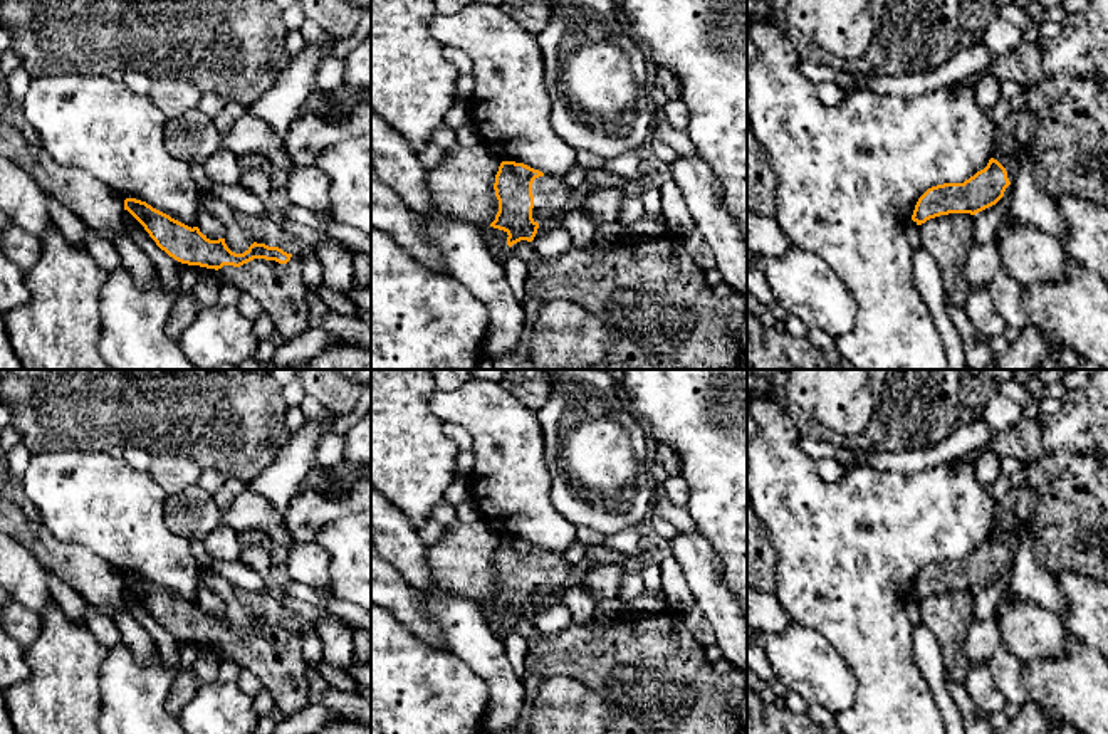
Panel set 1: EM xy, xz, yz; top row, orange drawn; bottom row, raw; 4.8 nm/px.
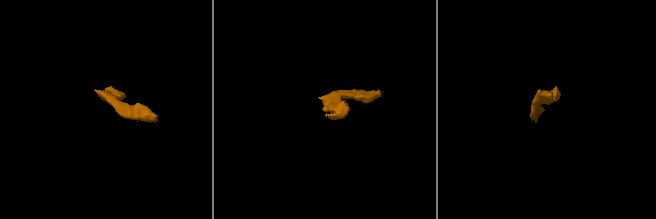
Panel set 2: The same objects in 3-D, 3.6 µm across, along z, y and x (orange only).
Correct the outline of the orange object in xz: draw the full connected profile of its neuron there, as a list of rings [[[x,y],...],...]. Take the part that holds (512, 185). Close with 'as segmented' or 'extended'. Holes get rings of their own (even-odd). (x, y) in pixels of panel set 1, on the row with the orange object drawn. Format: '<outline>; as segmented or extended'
[[[502,161],[494,183],[499,212],[490,227],[504,230],[507,245],[532,242],[541,223],[556,222],[574,202],[574,191],[524,163]]]; extended

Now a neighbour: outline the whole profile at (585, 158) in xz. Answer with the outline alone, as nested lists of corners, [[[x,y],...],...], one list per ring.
[[[576,149],[576,163],[586,170],[603,170],[604,158],[586,149]]]

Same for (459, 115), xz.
[[[455,102],[455,106],[447,113],[445,121],[452,129],[470,124],[468,102]]]

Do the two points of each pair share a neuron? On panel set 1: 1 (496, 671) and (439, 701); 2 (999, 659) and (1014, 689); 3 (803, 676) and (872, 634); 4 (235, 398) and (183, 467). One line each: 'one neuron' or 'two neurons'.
1: two neurons
2: one neuron
3: two neurons
4: two neurons

